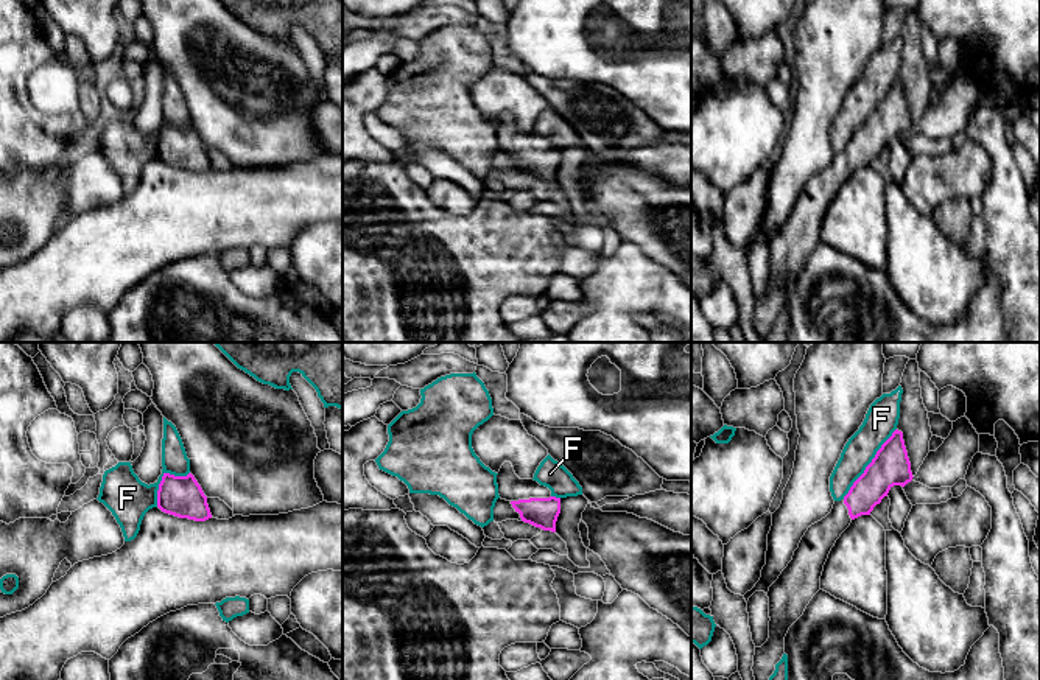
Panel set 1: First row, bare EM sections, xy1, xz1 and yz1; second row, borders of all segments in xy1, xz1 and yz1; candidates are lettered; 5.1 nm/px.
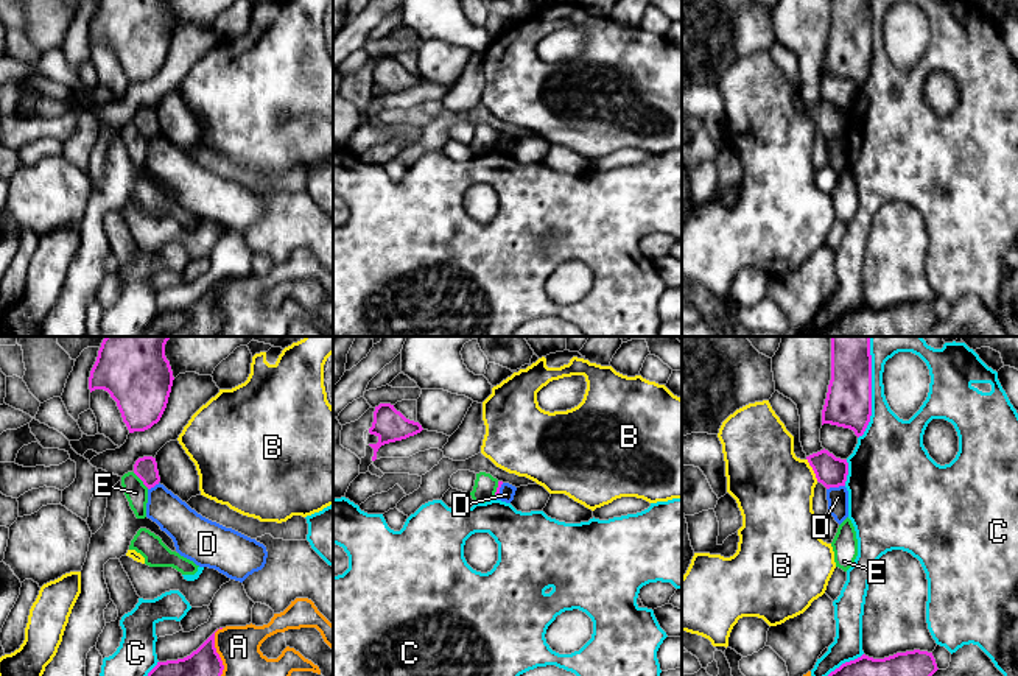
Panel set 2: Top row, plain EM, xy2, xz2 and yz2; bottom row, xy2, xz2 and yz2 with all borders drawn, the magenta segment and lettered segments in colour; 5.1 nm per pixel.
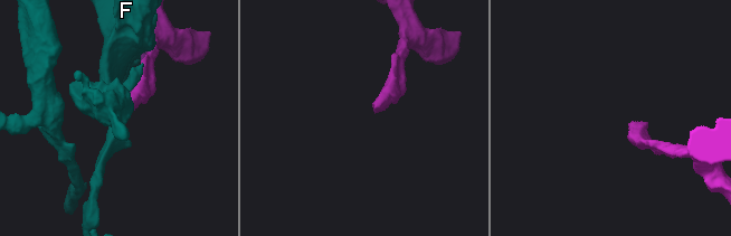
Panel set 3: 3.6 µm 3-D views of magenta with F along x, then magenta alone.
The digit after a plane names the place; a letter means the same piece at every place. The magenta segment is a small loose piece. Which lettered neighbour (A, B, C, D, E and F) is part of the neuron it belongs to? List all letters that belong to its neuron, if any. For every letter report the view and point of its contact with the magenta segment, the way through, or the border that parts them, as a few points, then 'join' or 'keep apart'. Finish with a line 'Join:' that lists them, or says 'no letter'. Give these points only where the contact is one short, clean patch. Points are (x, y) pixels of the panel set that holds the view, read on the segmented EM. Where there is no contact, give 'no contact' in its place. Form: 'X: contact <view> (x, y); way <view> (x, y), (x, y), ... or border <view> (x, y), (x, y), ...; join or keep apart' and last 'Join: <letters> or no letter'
A: contact xy2 (215, 651); keep apart
B: contact yz2 (813, 469); keep apart
C: contact yz2 (870, 388); keep apart
D: contact yz2 (835, 486); border yz2 (844, 485), (827, 489); keep apart
E: contact xy2 (140, 478); keep apart
F: contact yz1 (869, 464); keep apart
Join: no letter

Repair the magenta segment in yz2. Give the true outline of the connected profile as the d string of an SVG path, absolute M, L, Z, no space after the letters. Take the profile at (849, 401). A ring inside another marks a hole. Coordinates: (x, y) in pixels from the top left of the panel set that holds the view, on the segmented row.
M831 336L831 380L822 410L822 425L850 428L859 438L870 416L870 336Z

